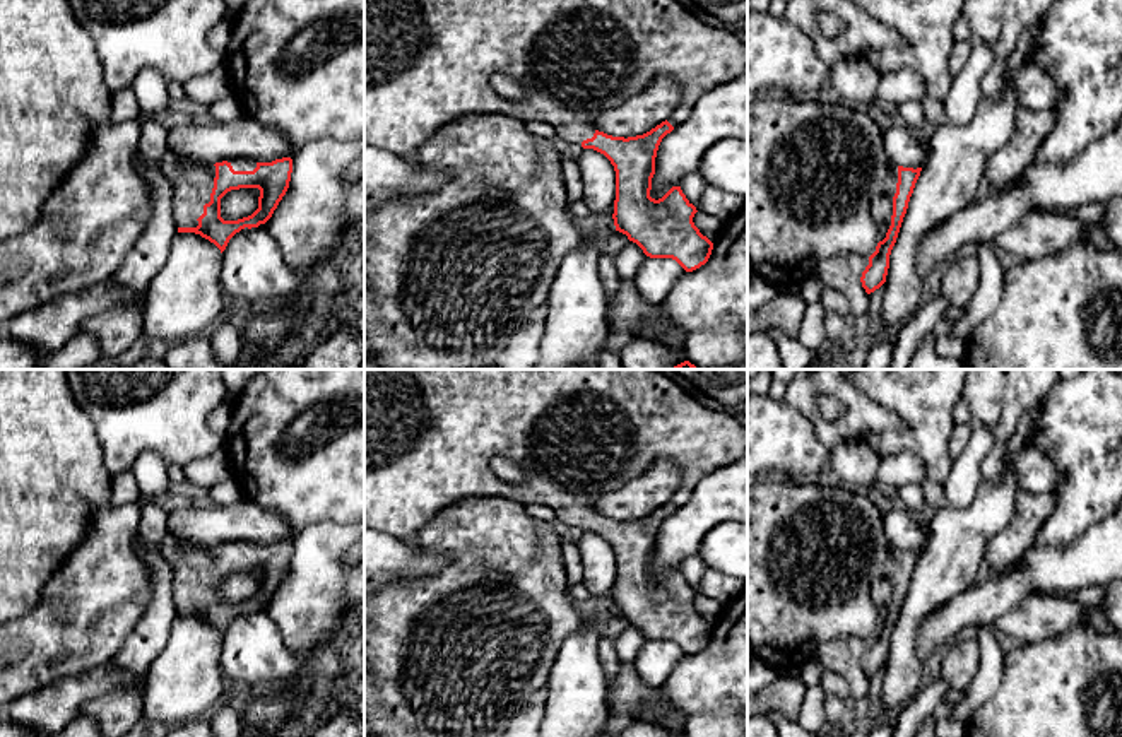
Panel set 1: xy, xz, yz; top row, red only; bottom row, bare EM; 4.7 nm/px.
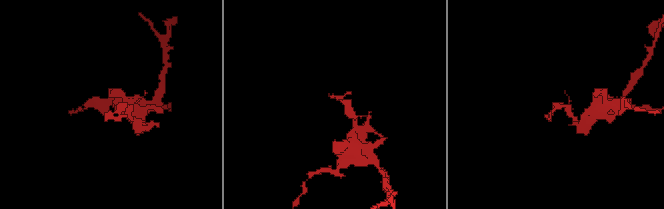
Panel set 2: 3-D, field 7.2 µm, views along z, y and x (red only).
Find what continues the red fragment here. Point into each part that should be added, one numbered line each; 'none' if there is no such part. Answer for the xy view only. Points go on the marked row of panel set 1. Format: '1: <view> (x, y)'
1: xy (192, 187)

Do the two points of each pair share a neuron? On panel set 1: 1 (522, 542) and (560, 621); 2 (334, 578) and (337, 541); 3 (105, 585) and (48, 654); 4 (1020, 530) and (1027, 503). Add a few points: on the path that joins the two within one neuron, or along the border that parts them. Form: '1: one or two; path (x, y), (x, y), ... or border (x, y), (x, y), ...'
1: one; path (522, 561), (522, 583), (541, 602)
2: one; path (332, 570), (332, 549)
3: one; path (91, 602), (84, 616), (64, 636)
4: one; path (1025, 524), (1027, 510)

